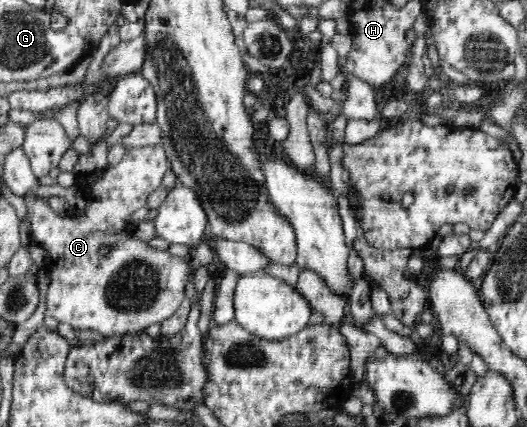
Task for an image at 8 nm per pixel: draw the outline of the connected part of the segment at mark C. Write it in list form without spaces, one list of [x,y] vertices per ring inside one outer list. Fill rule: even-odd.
[[[142,146],[139,148],[127,148],[125,149],[124,157],[117,163],[117,165],[106,165],[96,173],[87,174],[80,179],[81,187],[88,191],[88,195],[91,196],[91,201],[87,203],[87,210],[81,215],[75,215],[73,212],[65,217],[60,217],[50,208],[48,199],[38,197],[33,190],[29,190],[23,196],[27,207],[27,220],[31,224],[31,239],[36,240],[46,250],[46,268],[50,278],[49,287],[46,294],[46,310],[45,315],[55,317],[59,323],[67,323],[72,325],[75,331],[82,329],[94,329],[103,336],[113,335],[133,335],[135,333],[144,332],[149,325],[155,325],[155,323],[163,323],[166,319],[169,319],[178,309],[180,303],[183,301],[183,295],[185,295],[185,284],[187,278],[191,277],[191,255],[190,256],[175,256],[168,252],[168,250],[158,250],[152,248],[149,242],[139,241],[134,237],[134,232],[130,225],[130,219],[136,210],[146,207],[146,201],[149,195],[156,189],[161,187],[161,181],[163,181],[163,175],[167,173],[167,168],[170,167],[170,163],[166,159],[166,154],[163,149],[158,146]],[[102,247],[107,248],[107,252],[101,254]]]

